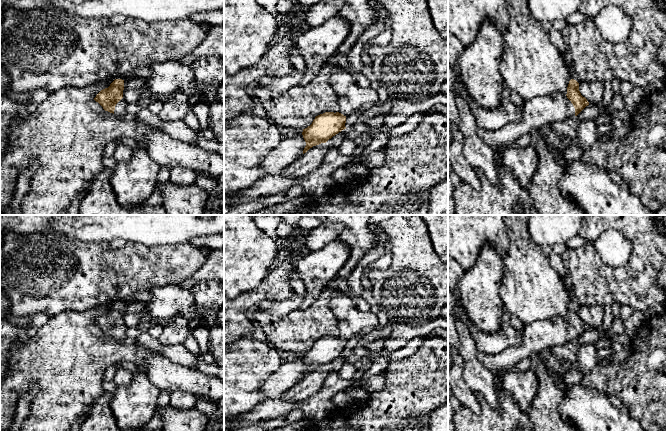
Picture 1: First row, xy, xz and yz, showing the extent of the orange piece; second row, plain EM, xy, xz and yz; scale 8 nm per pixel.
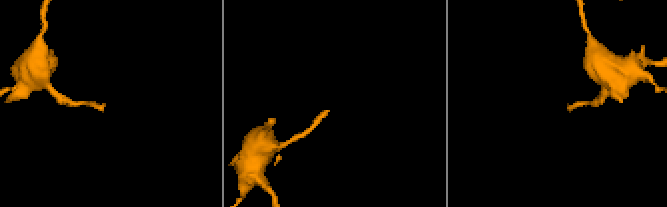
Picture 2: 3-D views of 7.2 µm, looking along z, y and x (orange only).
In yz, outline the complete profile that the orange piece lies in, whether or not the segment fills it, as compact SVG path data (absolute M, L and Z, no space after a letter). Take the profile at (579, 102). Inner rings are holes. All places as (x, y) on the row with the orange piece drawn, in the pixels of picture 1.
M571 79L566 95L553 93L527 100L521 107L519 122L510 123L495 131L478 128L478 134L493 149L503 144L509 146L532 130L577 116L588 105L589 102L579 91L579 83Z

